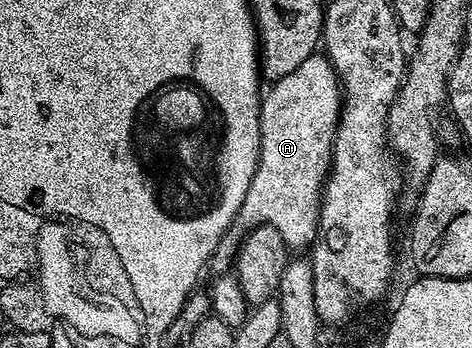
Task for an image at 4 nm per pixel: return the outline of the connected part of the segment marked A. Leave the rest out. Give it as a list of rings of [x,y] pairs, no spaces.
[[[312,55],[305,59],[305,63],[301,63],[301,67],[289,71],[289,75],[270,82],[268,89],[271,90],[268,93],[266,90],[259,102],[261,147],[257,171],[253,171],[253,179],[249,183],[249,191],[245,191],[245,203],[241,203],[239,214],[221,235],[213,251],[209,269],[215,275],[232,272],[239,244],[259,225],[277,227],[281,239],[285,239],[288,250],[291,251],[306,250],[314,242],[319,231],[319,202],[323,196],[323,183],[329,172],[331,147],[341,108],[339,79],[335,76],[335,69],[326,56]]]

